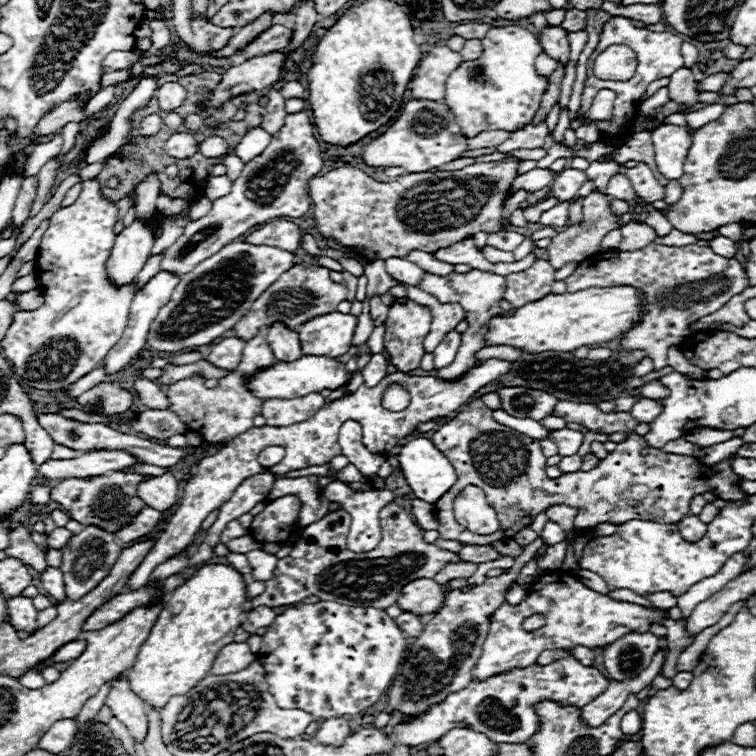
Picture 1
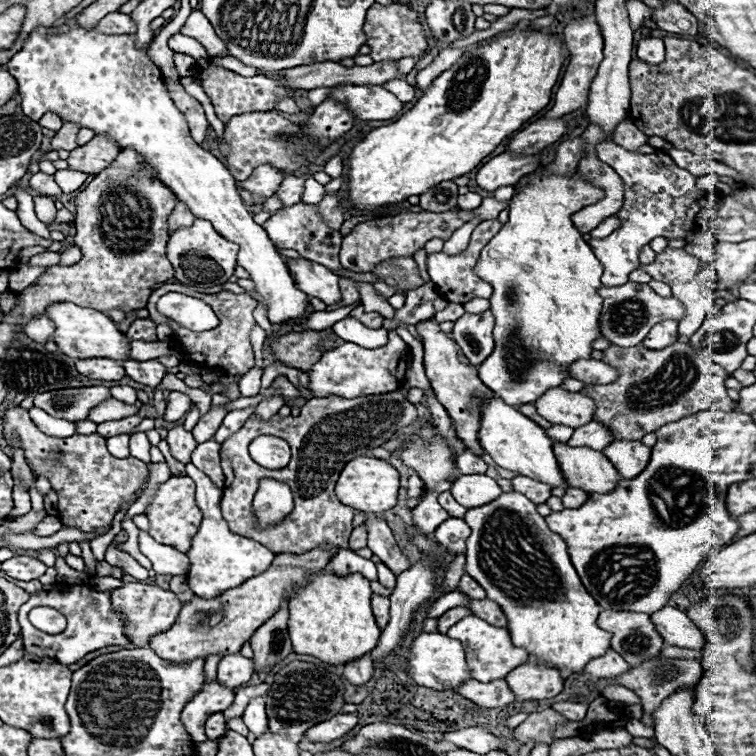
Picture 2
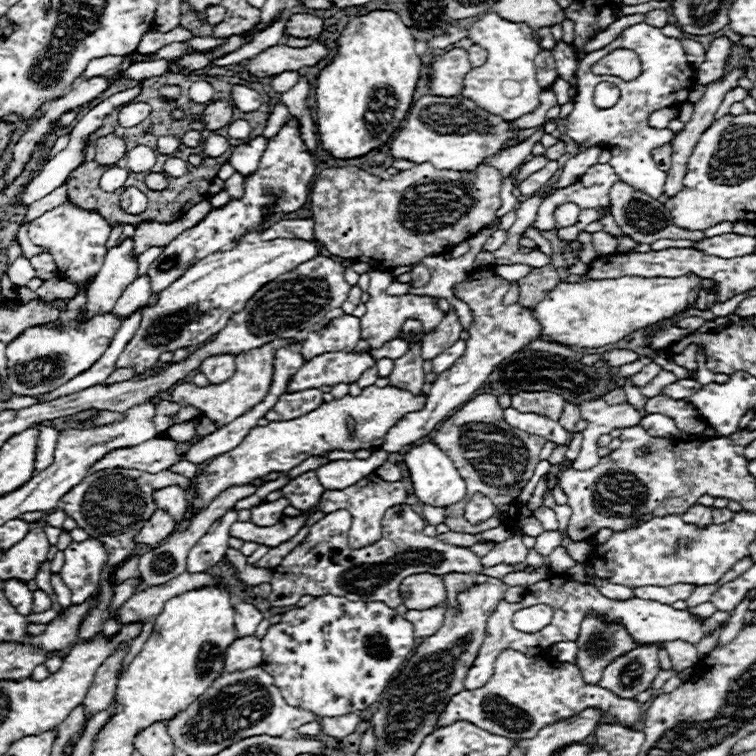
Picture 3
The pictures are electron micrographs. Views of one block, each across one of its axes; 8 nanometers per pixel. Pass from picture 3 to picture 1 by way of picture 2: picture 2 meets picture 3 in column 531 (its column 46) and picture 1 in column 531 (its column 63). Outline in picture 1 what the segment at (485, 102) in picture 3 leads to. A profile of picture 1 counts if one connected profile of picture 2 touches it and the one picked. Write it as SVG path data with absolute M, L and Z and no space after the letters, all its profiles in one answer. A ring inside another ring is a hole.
M492 26L486 36L482 38L482 56L474 62L464 62L446 82L446 98L444 102L452 108L456 122L462 126L464 134L468 138L484 132L484 130L516 130L524 124L528 124L538 106L540 98L548 86L548 80L536 74L534 60L542 52L540 40L534 32L522 28L522 26Z

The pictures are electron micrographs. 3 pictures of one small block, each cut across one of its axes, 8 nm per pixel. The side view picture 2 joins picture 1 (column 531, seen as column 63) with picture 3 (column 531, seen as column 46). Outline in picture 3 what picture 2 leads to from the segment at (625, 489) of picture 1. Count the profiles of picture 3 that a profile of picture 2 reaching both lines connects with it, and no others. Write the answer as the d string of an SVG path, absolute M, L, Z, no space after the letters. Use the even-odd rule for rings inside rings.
M480 394L442 422L434 434L434 444L448 452L460 476L464 476L468 500L472 494L482 492L494 502L494 506L514 506L518 504L518 494L534 474L544 438L508 426L502 408L498 406L498 398L494 394Z

